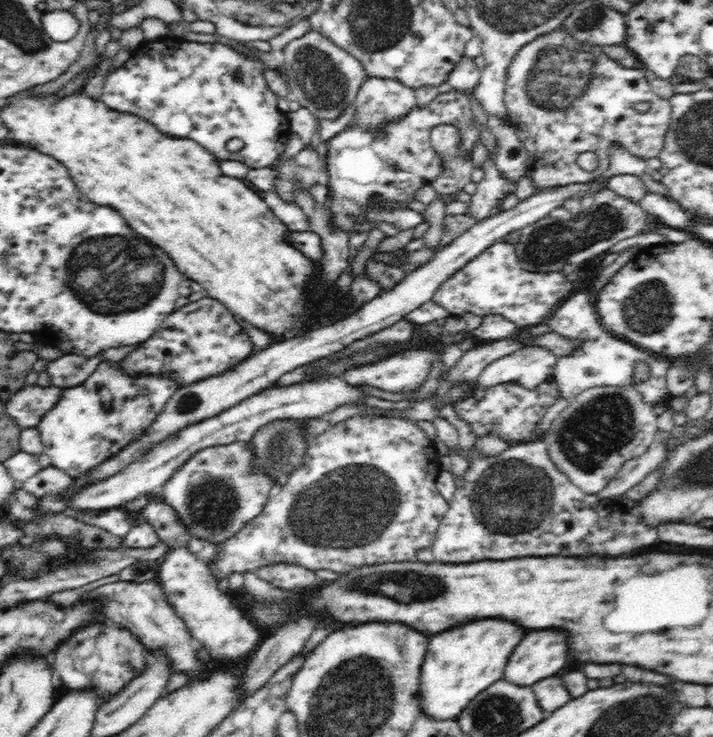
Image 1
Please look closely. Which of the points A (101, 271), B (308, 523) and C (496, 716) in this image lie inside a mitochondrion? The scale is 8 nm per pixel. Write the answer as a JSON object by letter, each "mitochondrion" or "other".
{"A":"mitochondrion","B":"mitochondrion","C":"mitochondrion"}

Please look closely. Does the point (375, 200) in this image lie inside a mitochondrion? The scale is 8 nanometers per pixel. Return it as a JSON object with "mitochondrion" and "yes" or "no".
{"mitochondrion":"no"}

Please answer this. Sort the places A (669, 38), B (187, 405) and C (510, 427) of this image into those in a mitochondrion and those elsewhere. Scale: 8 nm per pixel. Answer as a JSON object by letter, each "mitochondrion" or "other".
{"A":"other","B":"mitochondrion","C":"other"}

